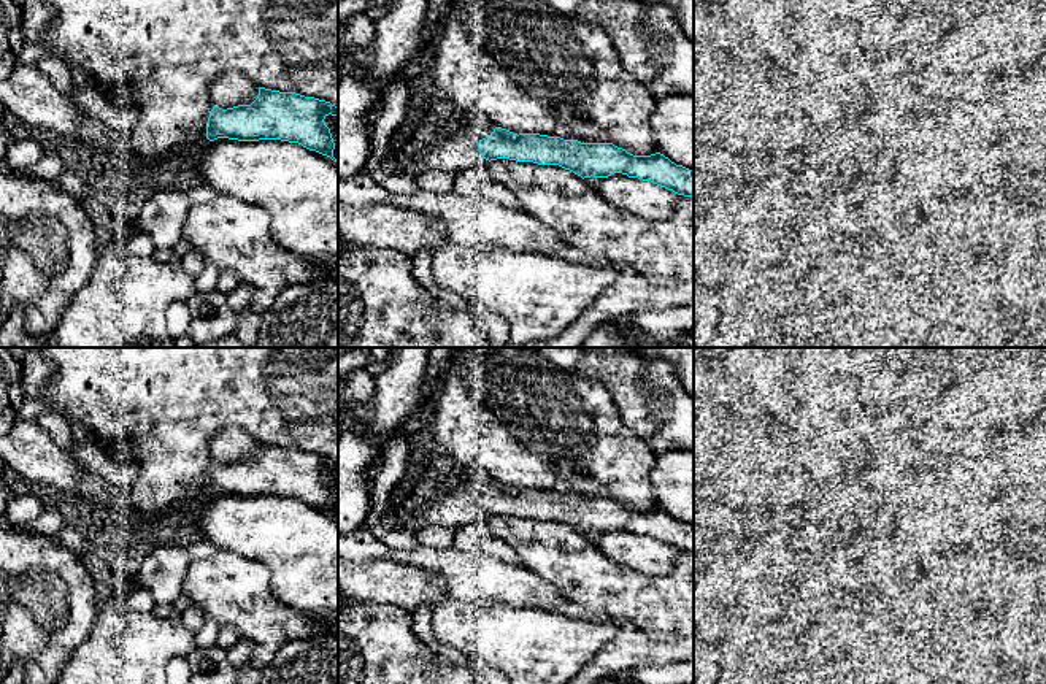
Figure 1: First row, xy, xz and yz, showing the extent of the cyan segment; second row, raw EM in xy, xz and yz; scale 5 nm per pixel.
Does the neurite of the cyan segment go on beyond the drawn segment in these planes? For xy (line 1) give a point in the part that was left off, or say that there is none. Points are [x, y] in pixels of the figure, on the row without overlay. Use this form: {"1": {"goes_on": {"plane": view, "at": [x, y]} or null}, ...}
{"1": {"goes_on": null}}

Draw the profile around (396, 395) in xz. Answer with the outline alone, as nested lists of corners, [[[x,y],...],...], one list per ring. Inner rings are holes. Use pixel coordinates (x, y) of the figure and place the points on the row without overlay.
[[[392,348],[373,392],[348,413],[338,433],[338,535],[365,525],[371,486],[386,443],[405,427],[421,403],[430,348]]]

